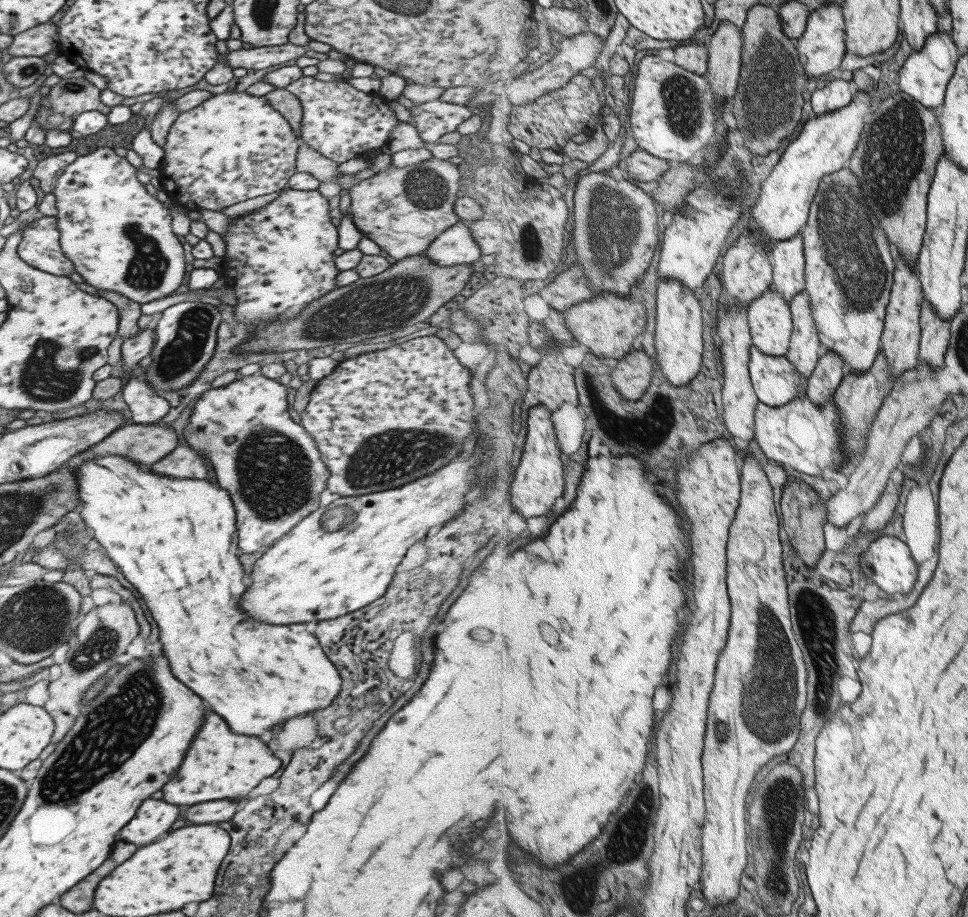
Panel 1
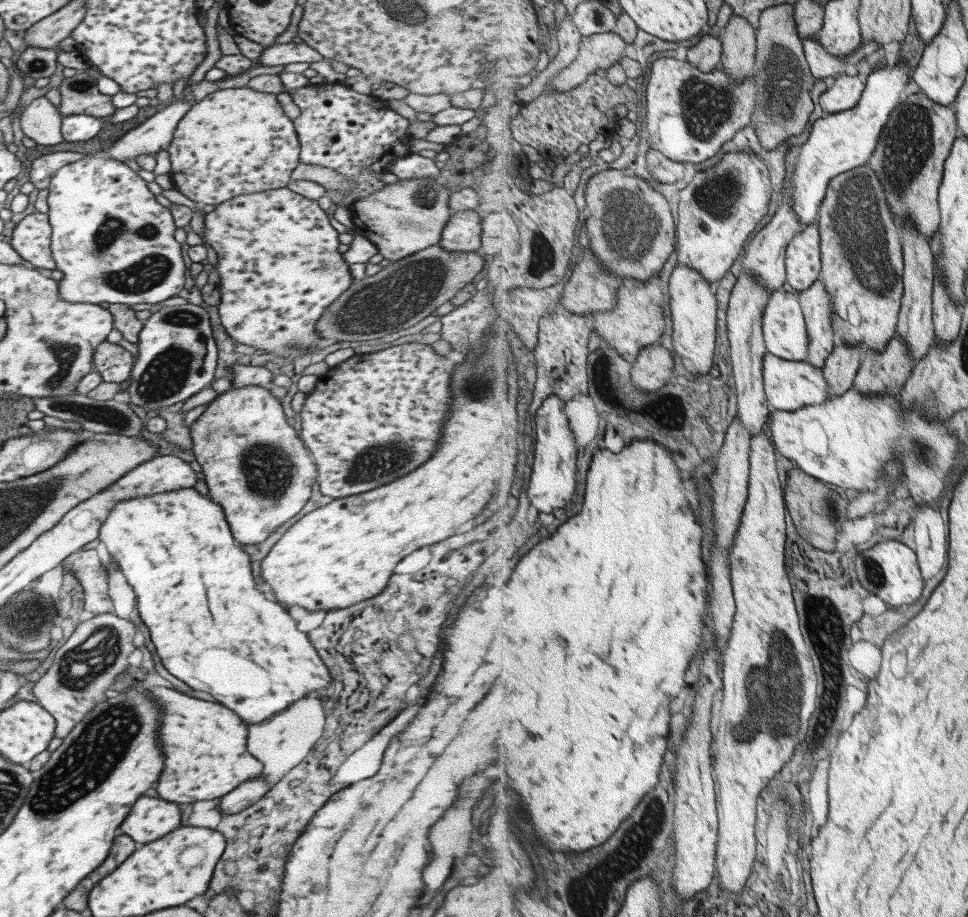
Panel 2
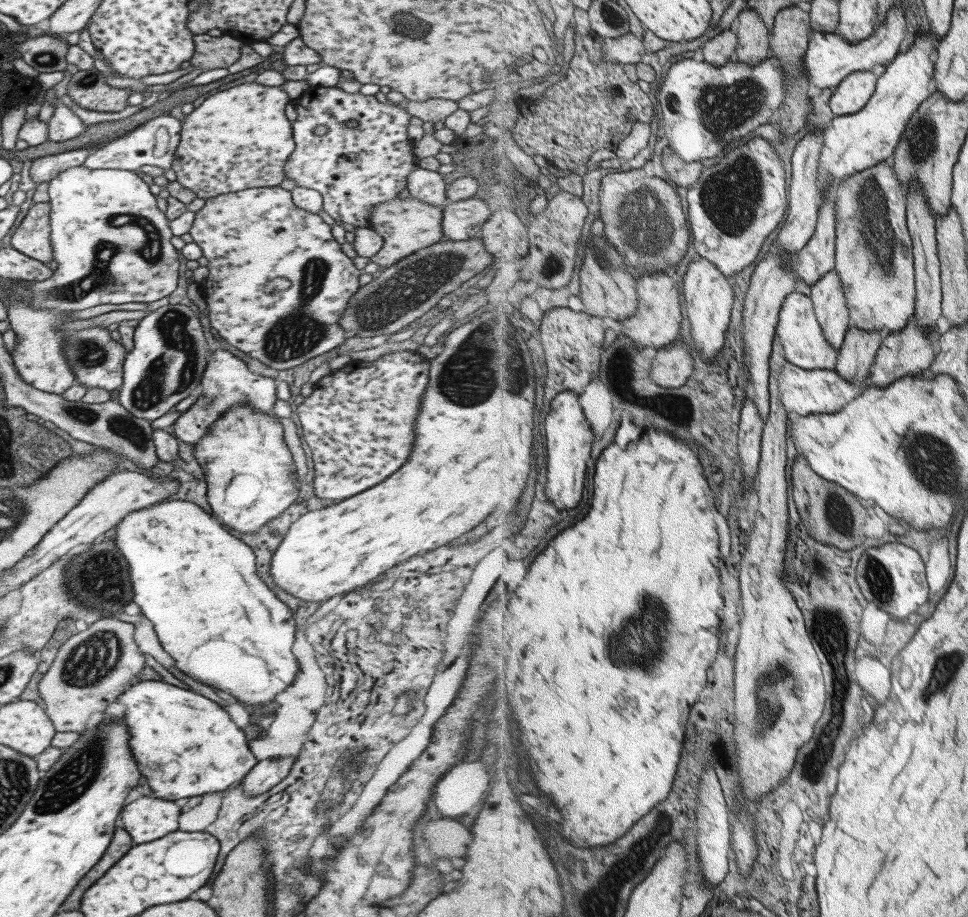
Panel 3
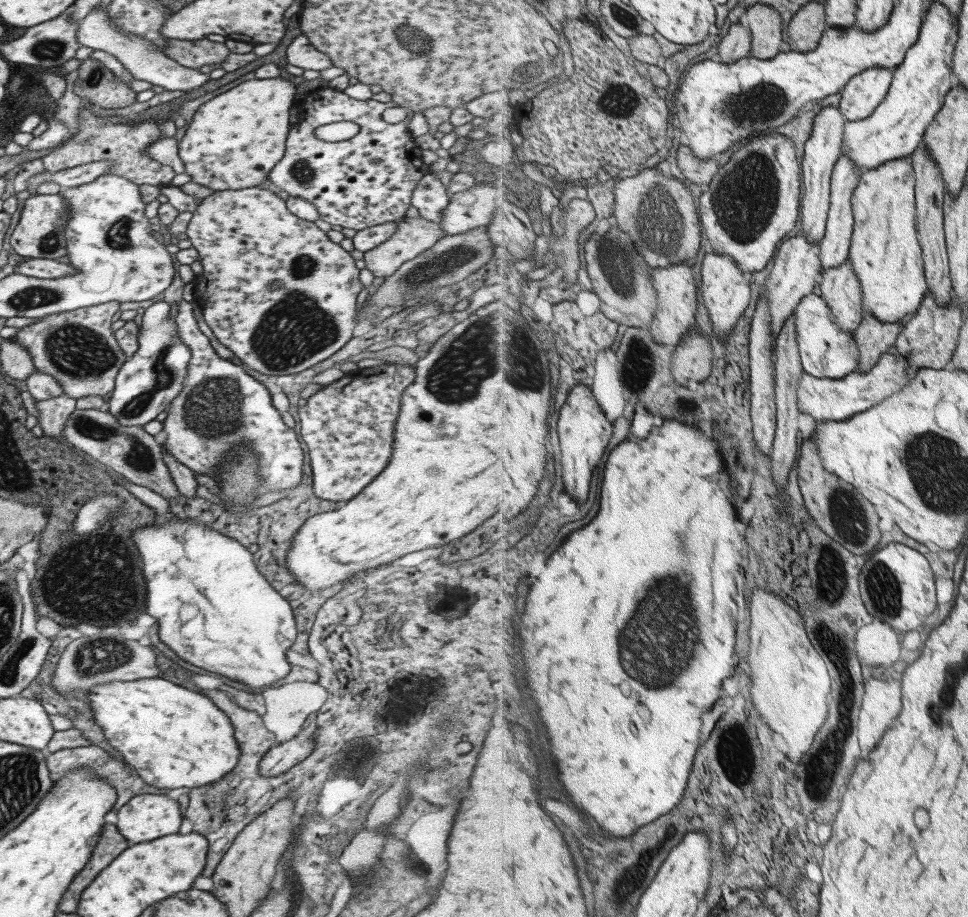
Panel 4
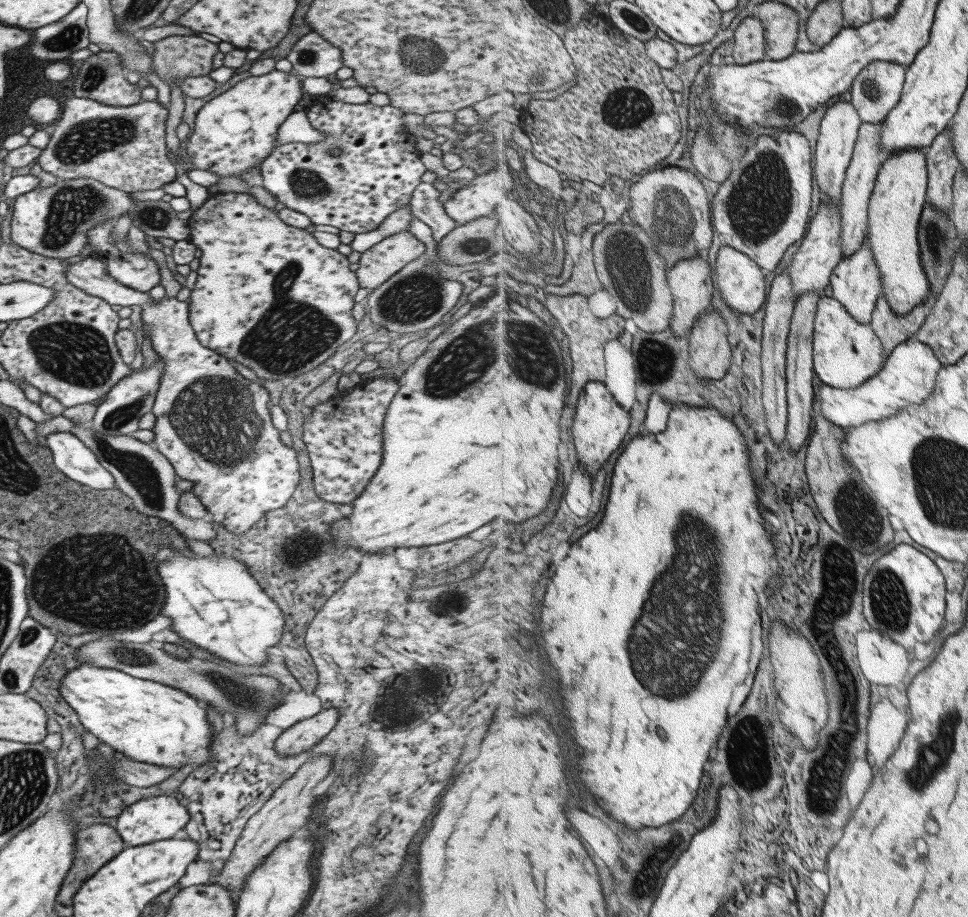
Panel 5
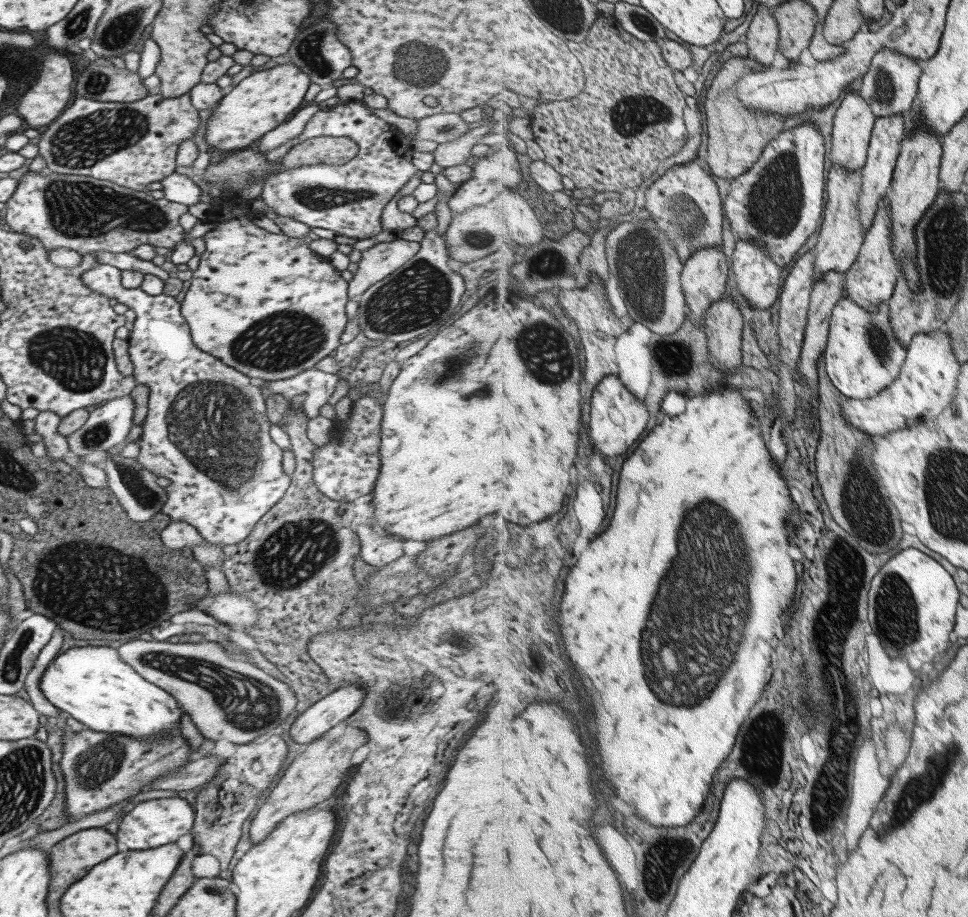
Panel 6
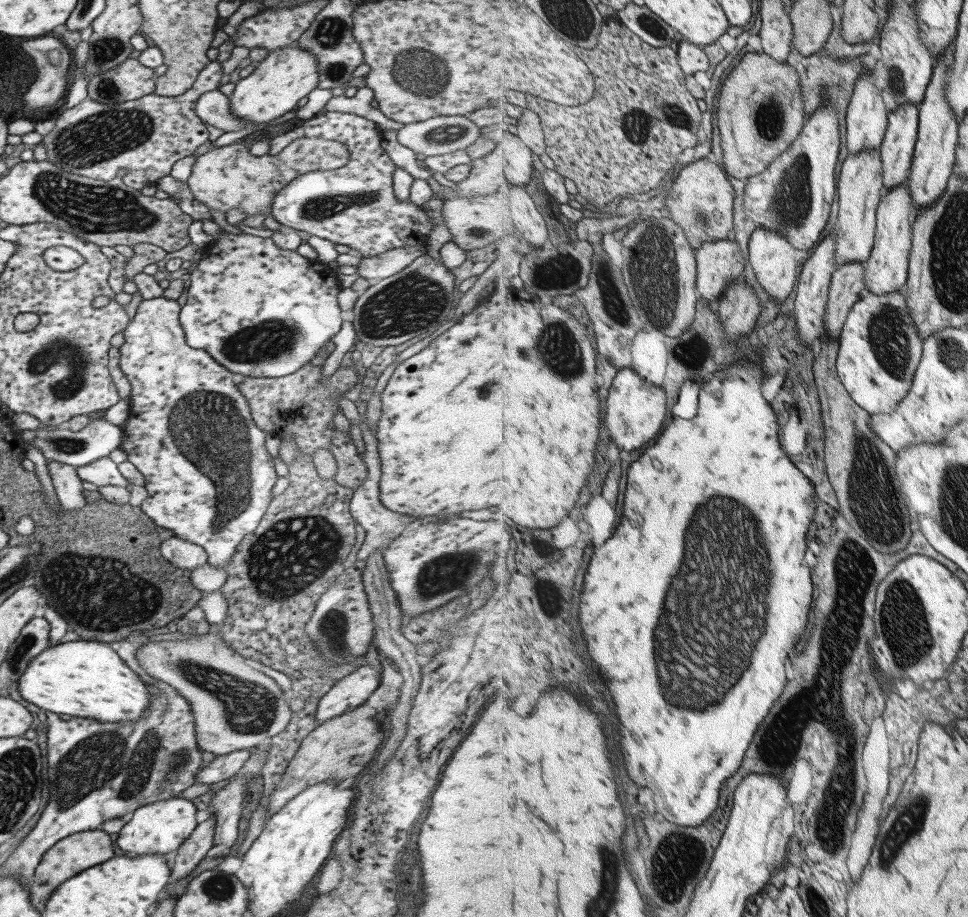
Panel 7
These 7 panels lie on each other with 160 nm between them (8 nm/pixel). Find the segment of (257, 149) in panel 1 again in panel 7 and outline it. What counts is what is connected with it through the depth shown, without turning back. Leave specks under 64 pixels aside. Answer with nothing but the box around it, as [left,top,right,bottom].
[228,43,318,127]

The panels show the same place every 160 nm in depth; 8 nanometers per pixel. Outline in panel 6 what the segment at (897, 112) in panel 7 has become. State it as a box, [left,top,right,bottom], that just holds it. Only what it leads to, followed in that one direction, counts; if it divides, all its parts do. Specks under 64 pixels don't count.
[860,113,906,232]

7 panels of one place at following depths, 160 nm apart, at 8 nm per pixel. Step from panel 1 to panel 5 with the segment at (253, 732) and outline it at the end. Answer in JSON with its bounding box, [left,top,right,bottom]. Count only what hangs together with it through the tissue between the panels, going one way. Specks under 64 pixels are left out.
[157,550,283,666]

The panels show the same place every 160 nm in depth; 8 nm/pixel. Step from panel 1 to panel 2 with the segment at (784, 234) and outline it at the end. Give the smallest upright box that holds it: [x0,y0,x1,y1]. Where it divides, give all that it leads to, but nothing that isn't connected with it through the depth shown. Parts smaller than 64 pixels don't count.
[791,60,914,226]

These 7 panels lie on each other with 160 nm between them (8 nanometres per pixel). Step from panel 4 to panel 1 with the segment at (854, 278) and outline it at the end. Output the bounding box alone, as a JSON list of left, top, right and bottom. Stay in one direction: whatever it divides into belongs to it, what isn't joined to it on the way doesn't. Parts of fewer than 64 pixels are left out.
[786,292,824,379]

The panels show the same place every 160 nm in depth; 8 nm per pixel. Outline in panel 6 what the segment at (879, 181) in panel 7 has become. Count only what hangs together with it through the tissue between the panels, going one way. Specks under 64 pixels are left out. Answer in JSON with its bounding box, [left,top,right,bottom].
[811,166,867,280]

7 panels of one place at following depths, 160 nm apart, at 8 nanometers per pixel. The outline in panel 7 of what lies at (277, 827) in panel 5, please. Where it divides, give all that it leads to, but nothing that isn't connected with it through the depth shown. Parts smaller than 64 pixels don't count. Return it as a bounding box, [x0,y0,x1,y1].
[269,703,383,814]

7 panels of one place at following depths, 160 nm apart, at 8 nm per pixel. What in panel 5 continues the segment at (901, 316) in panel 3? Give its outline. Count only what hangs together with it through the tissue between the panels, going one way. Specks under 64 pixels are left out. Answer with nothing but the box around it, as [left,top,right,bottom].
[867,150,932,315]

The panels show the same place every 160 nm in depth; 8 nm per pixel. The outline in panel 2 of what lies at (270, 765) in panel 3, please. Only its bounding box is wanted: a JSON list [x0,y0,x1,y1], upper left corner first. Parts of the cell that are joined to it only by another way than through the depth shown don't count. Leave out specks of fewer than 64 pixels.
[218,776,269,814]

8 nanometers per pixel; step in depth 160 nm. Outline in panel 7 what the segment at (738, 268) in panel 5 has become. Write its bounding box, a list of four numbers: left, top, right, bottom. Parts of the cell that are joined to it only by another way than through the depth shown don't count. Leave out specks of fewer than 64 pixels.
[748,227,805,302]

